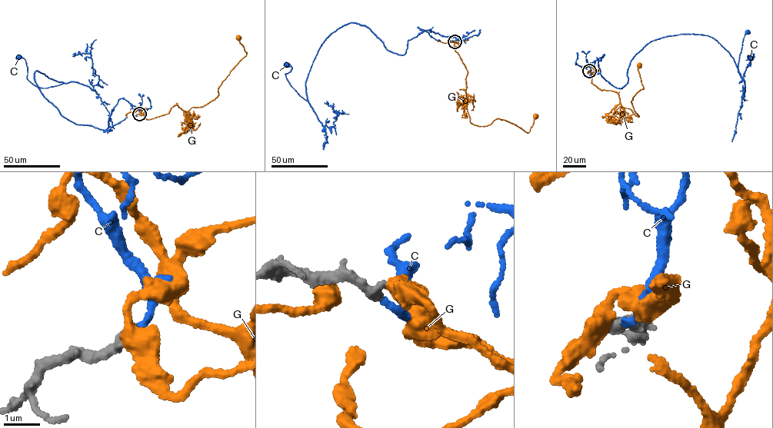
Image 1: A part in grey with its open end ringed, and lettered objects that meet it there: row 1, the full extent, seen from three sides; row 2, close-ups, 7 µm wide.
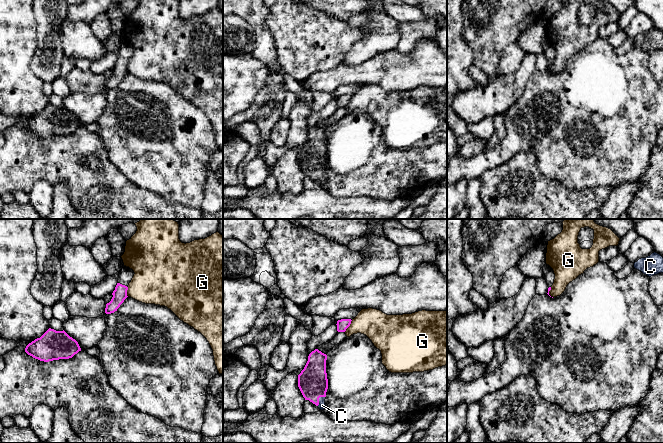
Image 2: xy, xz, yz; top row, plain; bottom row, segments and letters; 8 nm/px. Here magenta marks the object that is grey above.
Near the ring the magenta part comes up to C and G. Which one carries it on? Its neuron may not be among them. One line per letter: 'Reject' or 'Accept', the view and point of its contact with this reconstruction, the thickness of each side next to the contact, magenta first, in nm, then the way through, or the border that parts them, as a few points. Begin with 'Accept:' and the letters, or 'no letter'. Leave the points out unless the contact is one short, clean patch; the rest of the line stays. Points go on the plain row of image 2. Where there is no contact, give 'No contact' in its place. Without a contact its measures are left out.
Accept: C
C: Accept. Touches magenta at xz (318, 175). Thickness 240 nm (magenta) against 60 nm. Path across: xz (312, 157), (318, 175), (322, 181)
G: Reject. Touches magenta at xz (349, 101). Thickness 90 nm (magenta) against 240 nm. Boundary: xz (352, 96), (344, 107)

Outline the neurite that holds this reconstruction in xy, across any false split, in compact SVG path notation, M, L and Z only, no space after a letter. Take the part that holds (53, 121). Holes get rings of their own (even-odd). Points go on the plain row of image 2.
M51 104L25 124L28 131L44 138L69 135L79 127L81 127L81 124L75 115L64 106L56 107Z

